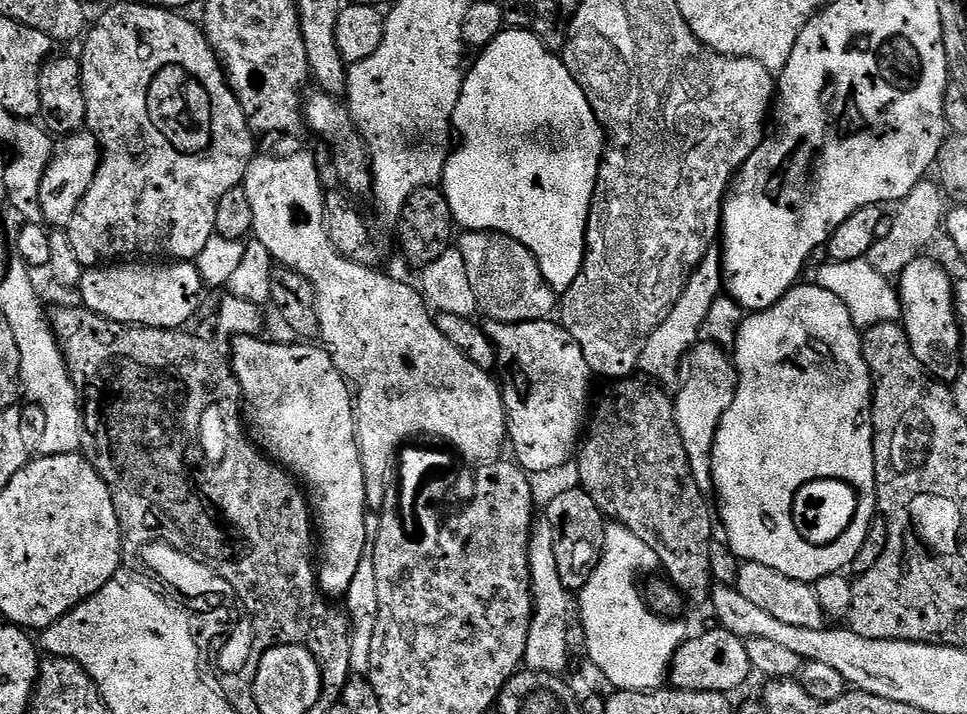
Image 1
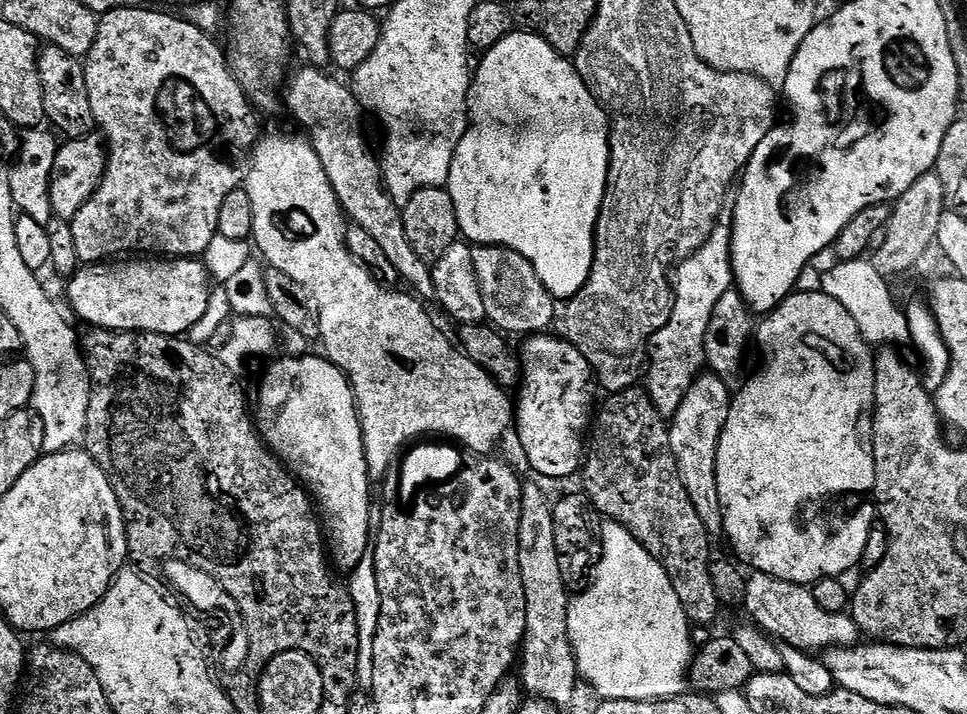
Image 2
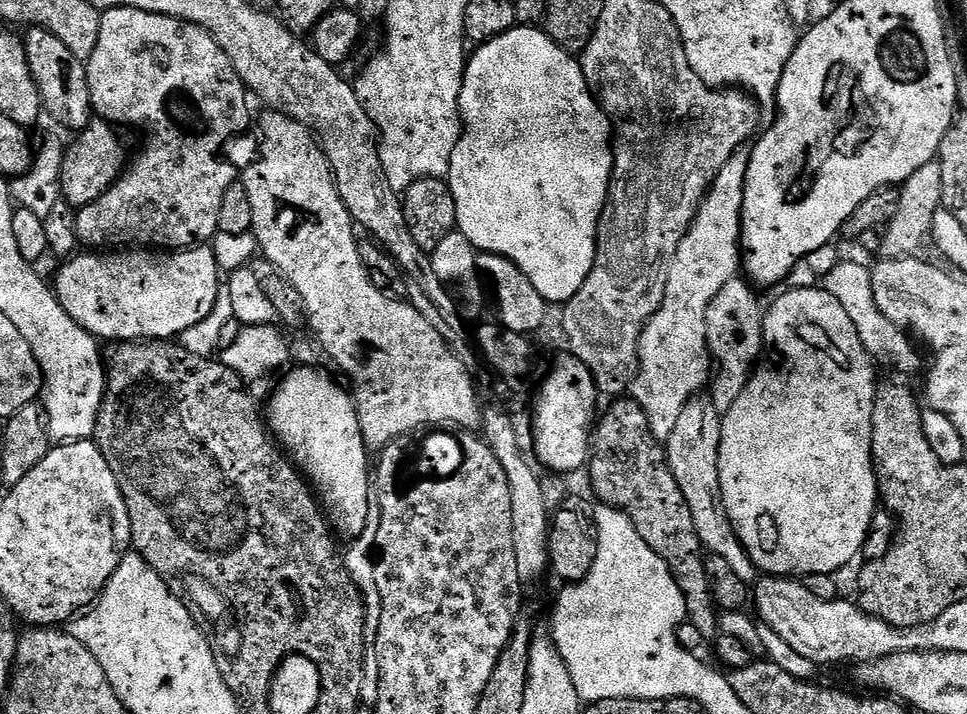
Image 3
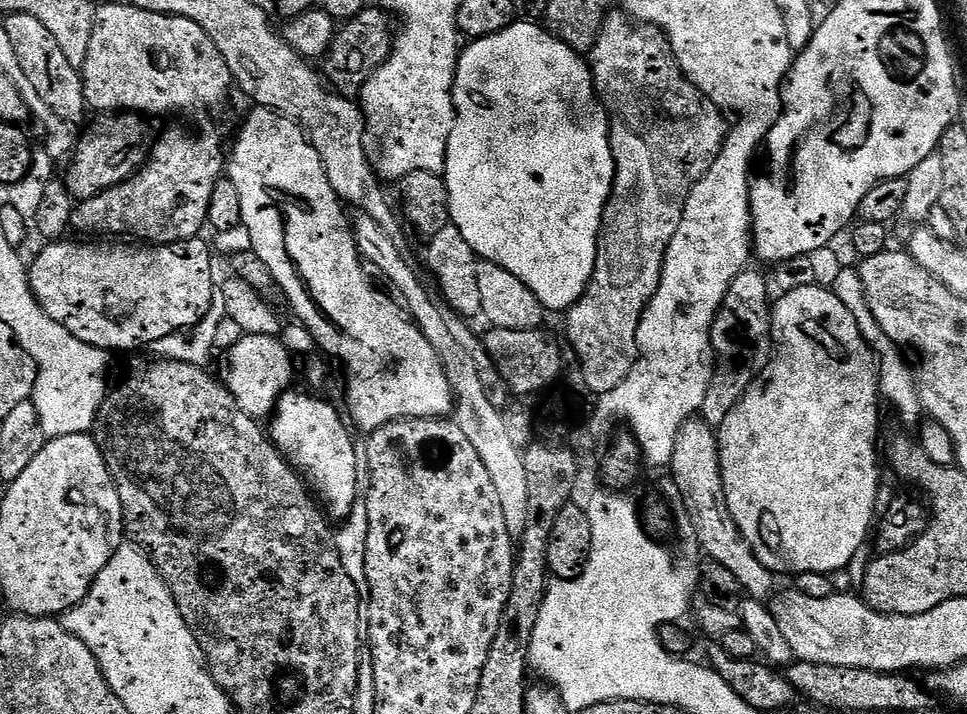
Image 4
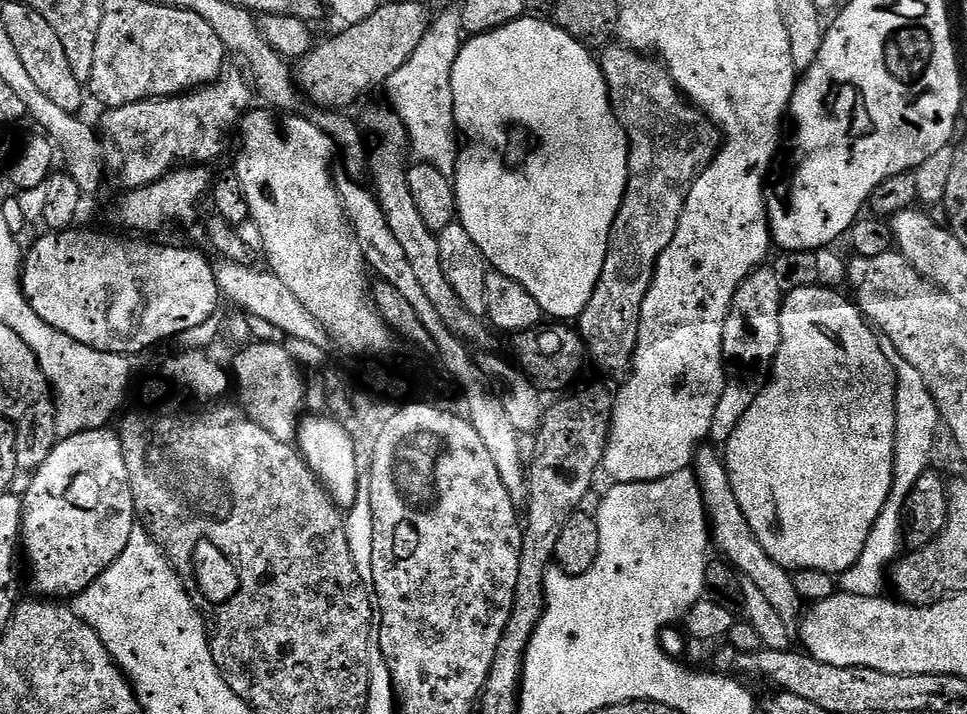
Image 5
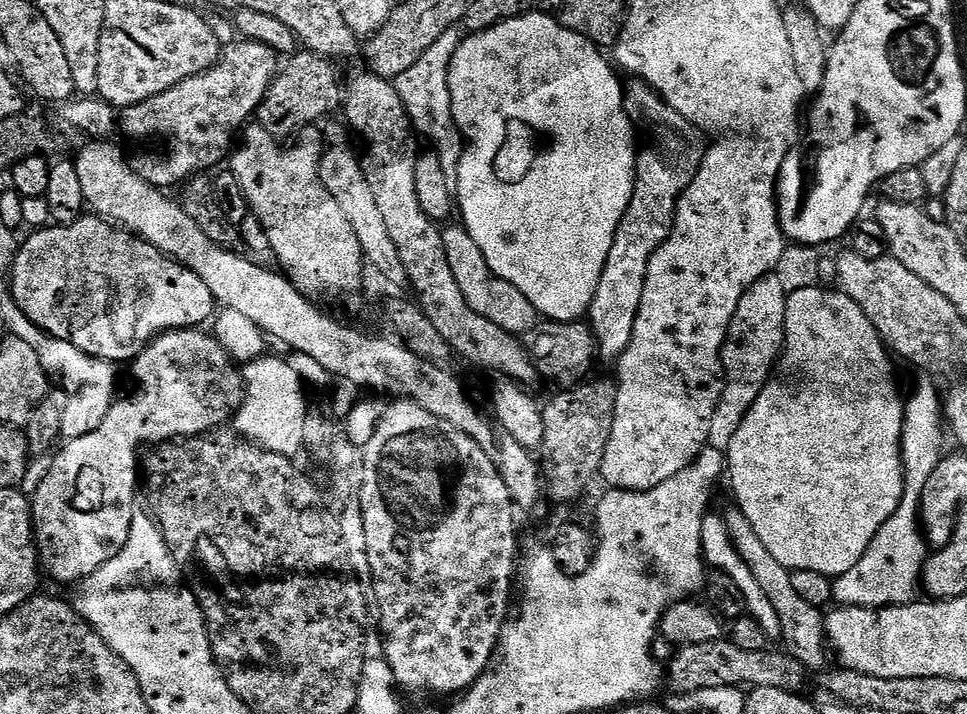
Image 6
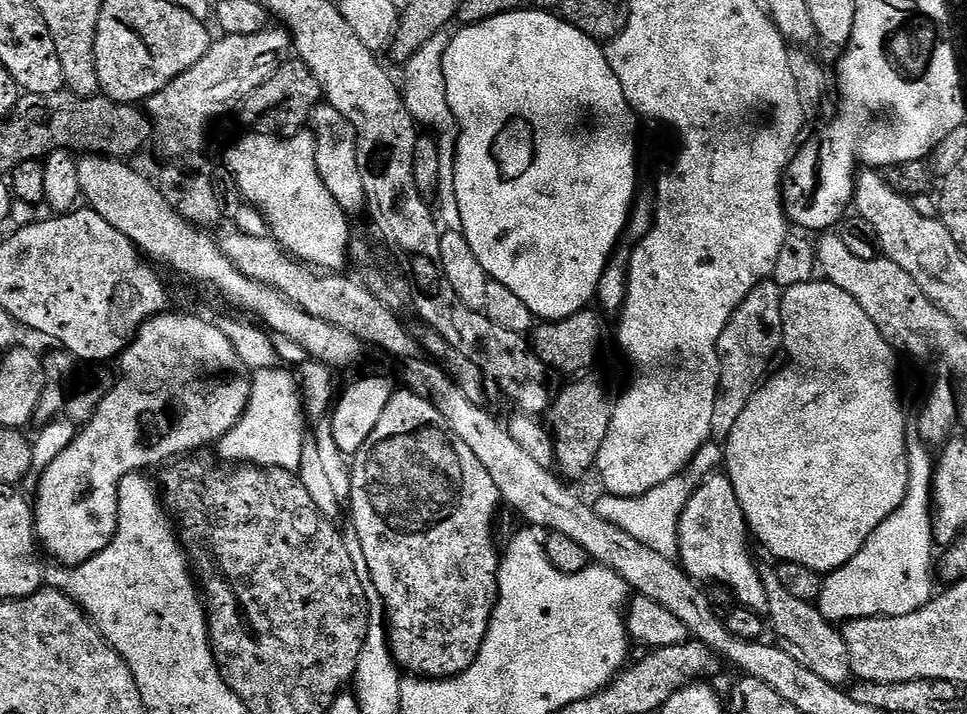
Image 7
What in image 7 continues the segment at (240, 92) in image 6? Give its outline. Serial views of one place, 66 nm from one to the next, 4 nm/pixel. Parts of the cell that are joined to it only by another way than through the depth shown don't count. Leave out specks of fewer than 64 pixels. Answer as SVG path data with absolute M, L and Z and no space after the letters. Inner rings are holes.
M267 26L256 34L224 34L213 39L206 55L194 62L190 70L178 74L174 82L148 97L146 112L154 121L155 139L160 139L161 146L174 156L172 158L199 153L208 136L208 127L215 120L230 115L239 104L243 105L254 90L261 88L288 63L293 51L292 38L283 27L275 27Z

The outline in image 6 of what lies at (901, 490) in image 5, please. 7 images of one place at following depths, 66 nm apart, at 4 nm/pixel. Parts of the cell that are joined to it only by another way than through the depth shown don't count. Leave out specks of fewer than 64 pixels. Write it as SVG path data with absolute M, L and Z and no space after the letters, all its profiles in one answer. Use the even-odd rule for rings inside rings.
M916 394L913 396L912 400L909 399L905 405L903 438L901 440L901 456L903 458L904 478L903 494L900 498L899 508L897 508L896 511L894 511L893 514L886 521L884 521L884 523L881 524L878 532L874 534L869 546L867 546L866 552L862 554L862 558L858 558L858 563L856 563L855 566L851 568L851 570L846 570L846 574L837 576L832 580L832 598L837 605L843 606L849 604L850 606L858 606L859 608L887 608L889 606L895 606L898 604L910 604L917 599L916 584L918 588L918 583L921 581L923 566L926 559L926 551L924 552L924 548L926 549L926 541L922 535L922 529L919 521L920 495L922 494L923 487L926 486L927 479L930 478L930 474L934 472L934 467L936 467L938 462L944 457L944 450L942 450L942 426L944 427L944 416L942 413L942 404L939 395L937 394L937 396L934 394Z

